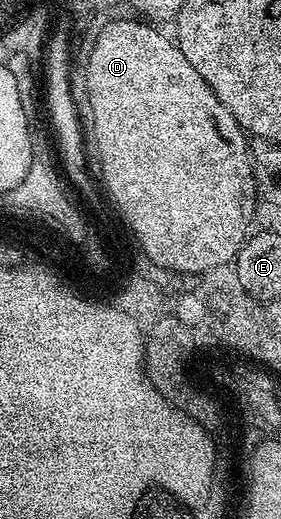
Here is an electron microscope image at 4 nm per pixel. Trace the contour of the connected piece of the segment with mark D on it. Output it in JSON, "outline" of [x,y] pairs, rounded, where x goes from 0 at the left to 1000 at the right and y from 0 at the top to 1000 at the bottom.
{"outline":[[[527,40],[502,50],[484,50],[477,44],[413,44],[413,50],[399,52],[377,48],[335,79],[310,127],[306,171],[317,173],[324,210],[335,216],[335,262],[349,268],[359,322],[377,328],[399,368],[409,368],[413,383],[427,385],[441,407],[456,408],[459,422],[470,422],[473,435],[484,435],[484,445],[512,464],[512,476],[530,480],[555,501],[655,520],[708,520],[715,514],[751,513],[783,518],[822,509],[900,443],[897,412],[911,407],[918,378],[911,343],[897,333],[890,268],[868,247],[847,241],[819,210],[804,210],[804,202],[776,195],[762,171],[747,171],[747,164],[719,156],[719,141],[705,141],[705,133],[690,133],[690,125],[662,118],[662,110],[623,81],[537,50],[552,52]]]}

